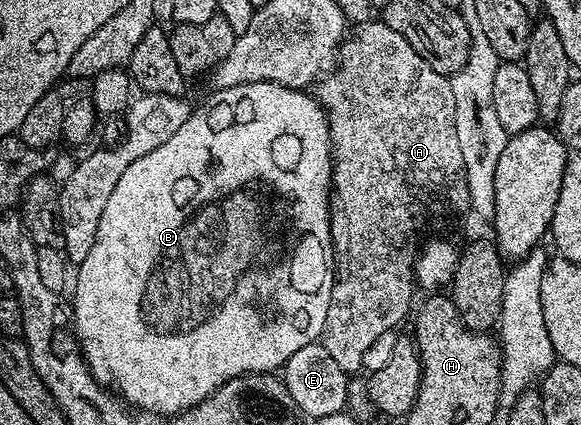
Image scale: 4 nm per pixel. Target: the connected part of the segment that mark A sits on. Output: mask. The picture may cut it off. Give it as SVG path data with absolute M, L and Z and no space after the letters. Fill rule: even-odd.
M370 20L363 22L354 30L357 31L353 35L350 33L339 46L335 59L335 69L326 73L315 86L315 97L328 119L329 149L333 160L333 176L329 195L329 236L333 240L333 256L335 259L331 304L327 308L325 331L321 333L320 341L327 348L327 352L331 352L335 364L339 364L339 368L343 368L345 373L350 376L356 375L355 372L360 368L365 353L388 330L395 329L404 320L405 313L407 313L407 318L411 307L414 305L415 263L419 257L417 237L432 222L447 217L452 210L457 210L460 206L464 207L469 201L462 151L459 149L459 141L456 136L455 100L452 98L450 79L446 75L435 72L435 68L431 68L431 64L427 64L423 60L423 56L419 56L419 52L415 52L415 48L411 48L411 44L407 44L407 40L403 40L402 35L392 30L390 26L386 26L384 21Z

